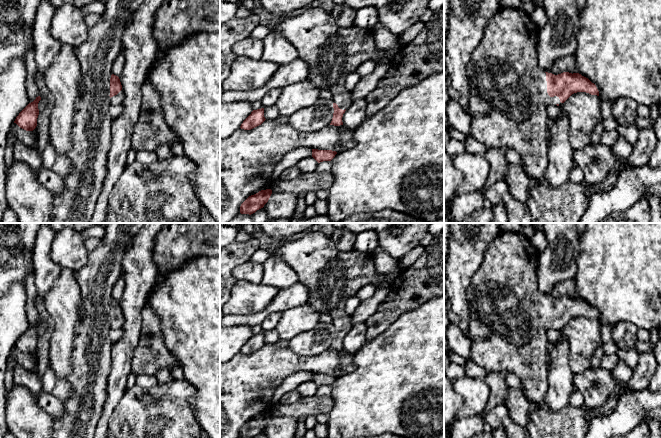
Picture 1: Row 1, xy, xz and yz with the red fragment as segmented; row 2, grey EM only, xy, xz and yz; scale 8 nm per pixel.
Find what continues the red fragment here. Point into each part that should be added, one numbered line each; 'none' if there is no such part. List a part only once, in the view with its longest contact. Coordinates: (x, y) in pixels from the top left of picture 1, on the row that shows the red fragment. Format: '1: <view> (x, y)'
1: yz (508, 97)

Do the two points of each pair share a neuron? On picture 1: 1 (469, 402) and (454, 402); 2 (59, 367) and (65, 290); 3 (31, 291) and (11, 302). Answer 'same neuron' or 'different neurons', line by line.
1: different neurons
2: same neuron
3: different neurons

